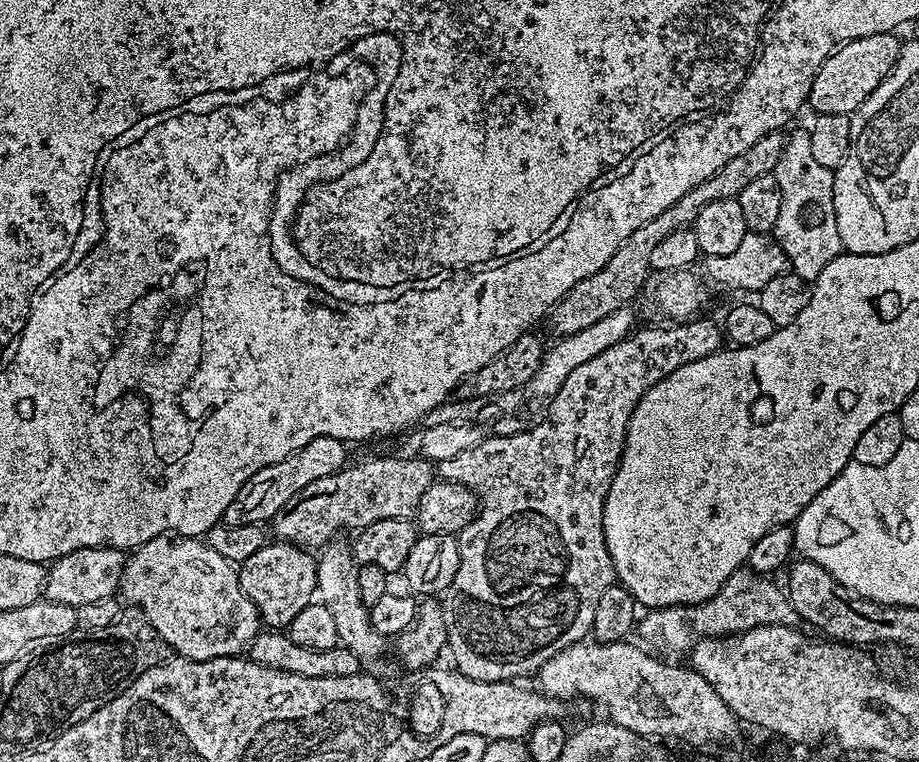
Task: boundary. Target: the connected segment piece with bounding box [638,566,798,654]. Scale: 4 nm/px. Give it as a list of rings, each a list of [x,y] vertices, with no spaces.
[[[747,566],[739,568],[734,574],[730,574],[730,578],[726,578],[718,594],[714,594],[714,598],[706,602],[645,611],[638,620],[638,636],[639,632],[641,636],[639,639],[645,645],[653,644],[654,647],[661,648],[656,649],[661,653],[688,654],[694,645],[711,636],[733,636],[771,624],[795,625],[798,617],[792,608],[787,591],[781,585],[779,588],[772,580],[775,579],[771,575],[753,572]]]

